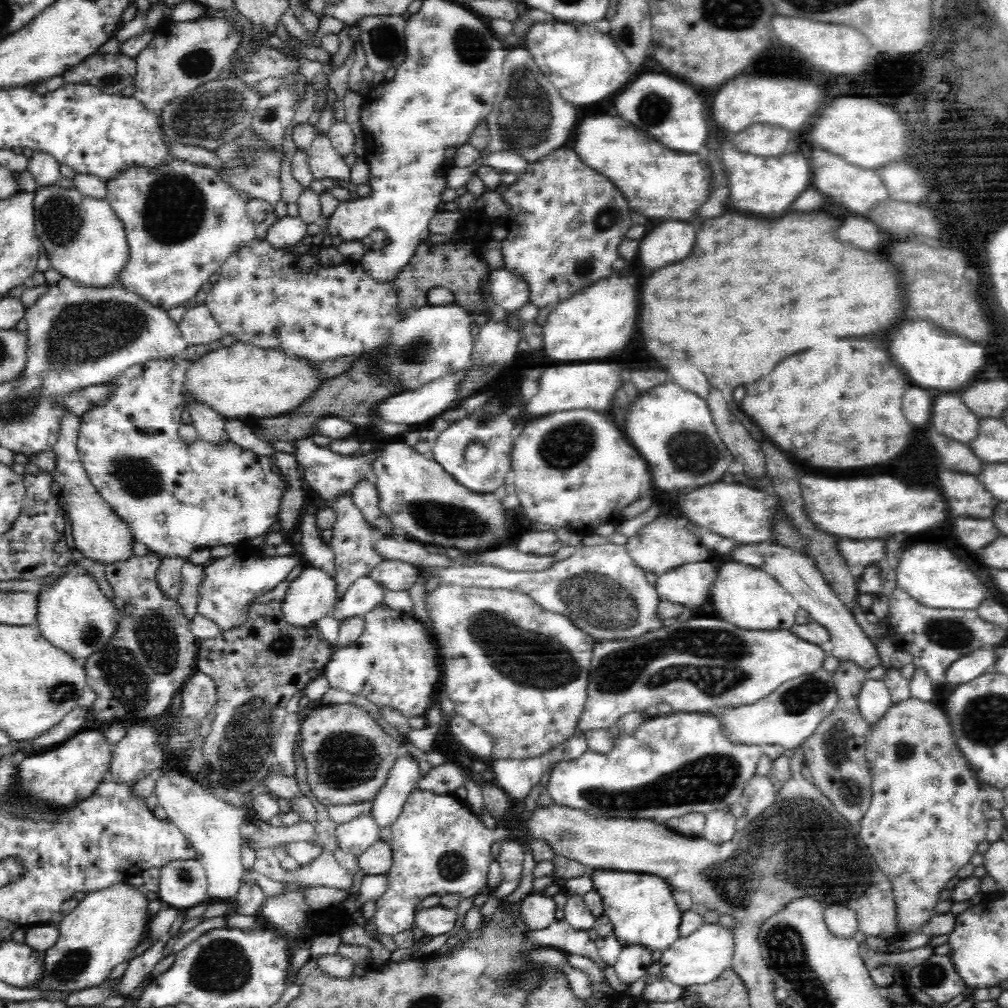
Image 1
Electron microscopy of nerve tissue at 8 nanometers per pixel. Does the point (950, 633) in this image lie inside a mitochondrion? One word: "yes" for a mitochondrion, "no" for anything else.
yes

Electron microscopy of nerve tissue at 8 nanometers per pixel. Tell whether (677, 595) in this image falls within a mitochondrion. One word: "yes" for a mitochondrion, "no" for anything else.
no

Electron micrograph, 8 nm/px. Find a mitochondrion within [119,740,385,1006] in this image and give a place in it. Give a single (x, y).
(222, 967)

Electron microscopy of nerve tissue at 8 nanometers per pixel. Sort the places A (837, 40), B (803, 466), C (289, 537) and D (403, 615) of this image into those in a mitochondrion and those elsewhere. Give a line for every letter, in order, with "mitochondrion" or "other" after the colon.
A: other
B: other
C: other
D: other

